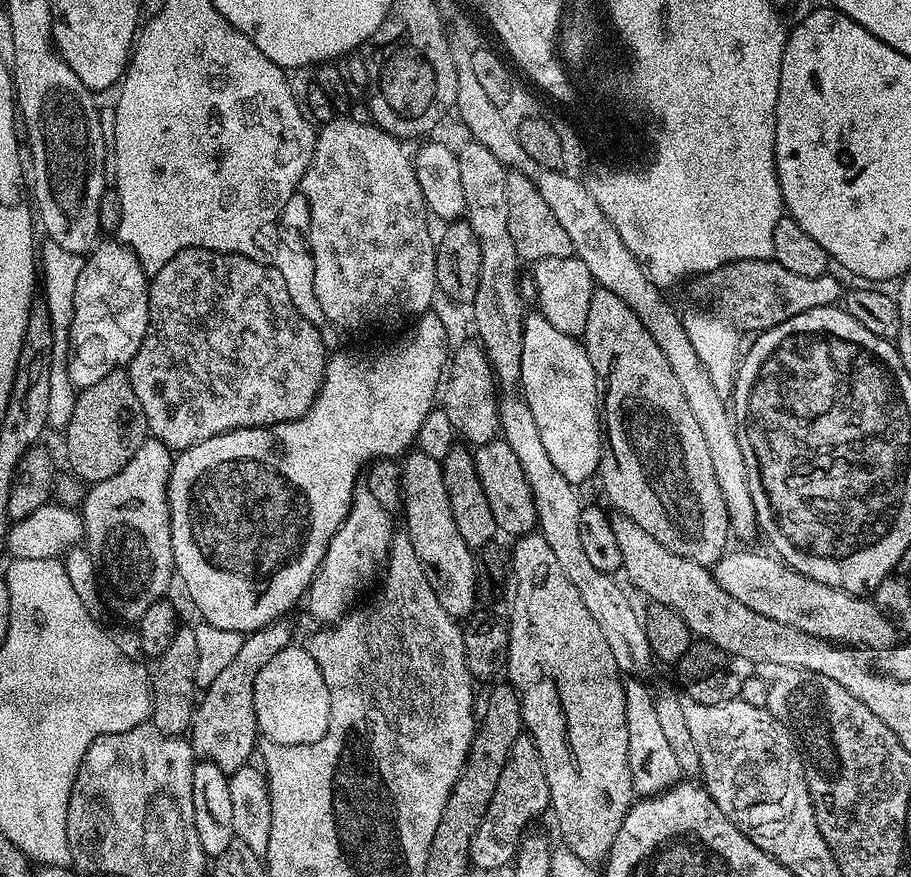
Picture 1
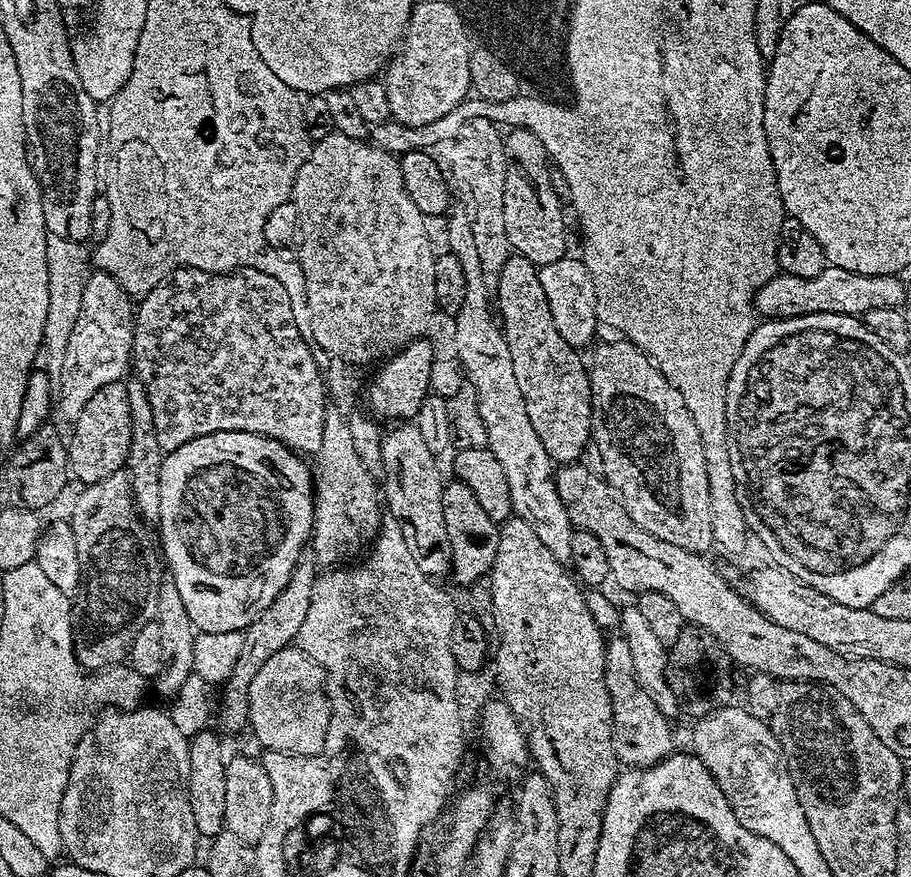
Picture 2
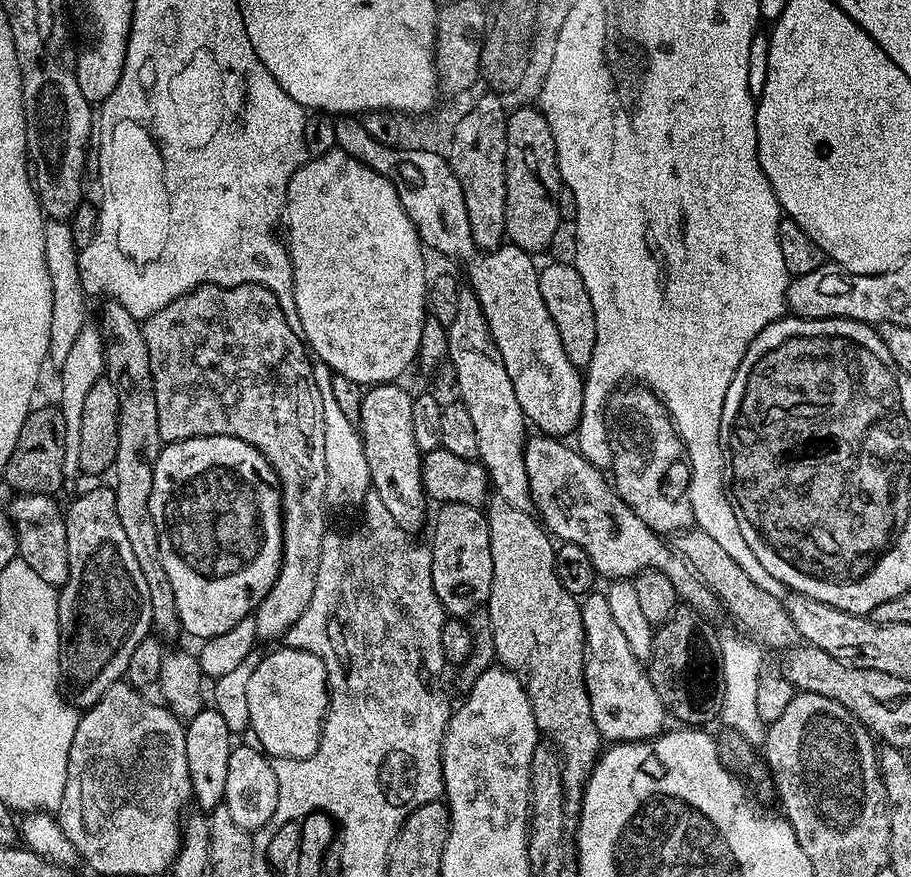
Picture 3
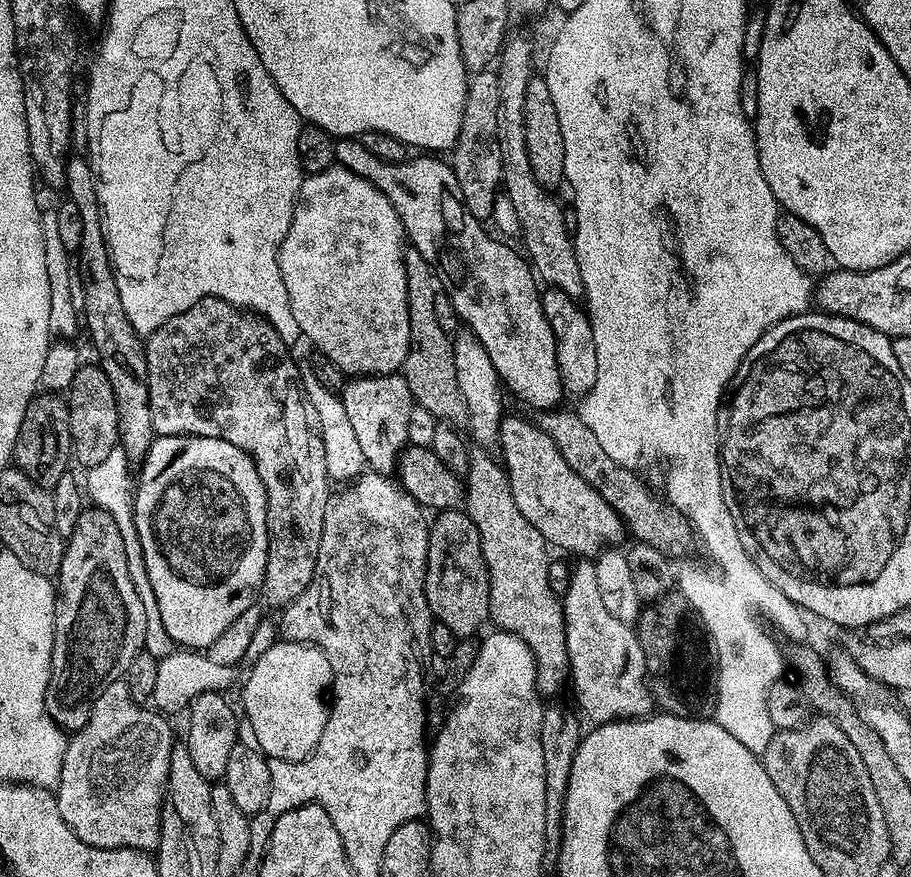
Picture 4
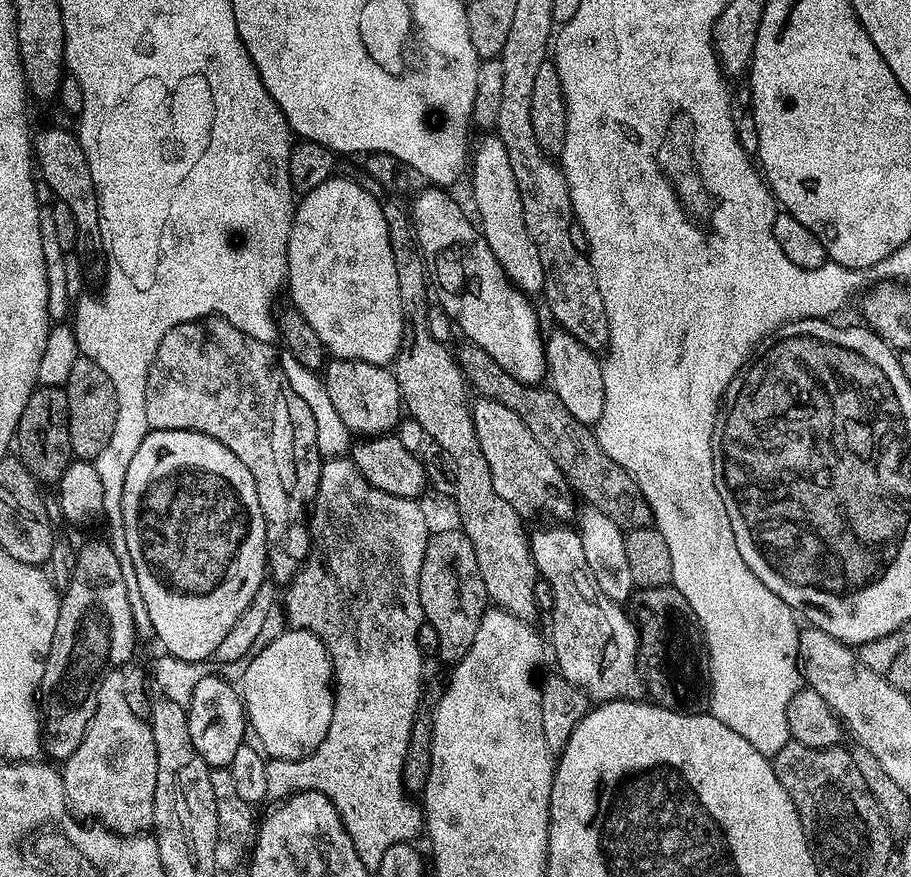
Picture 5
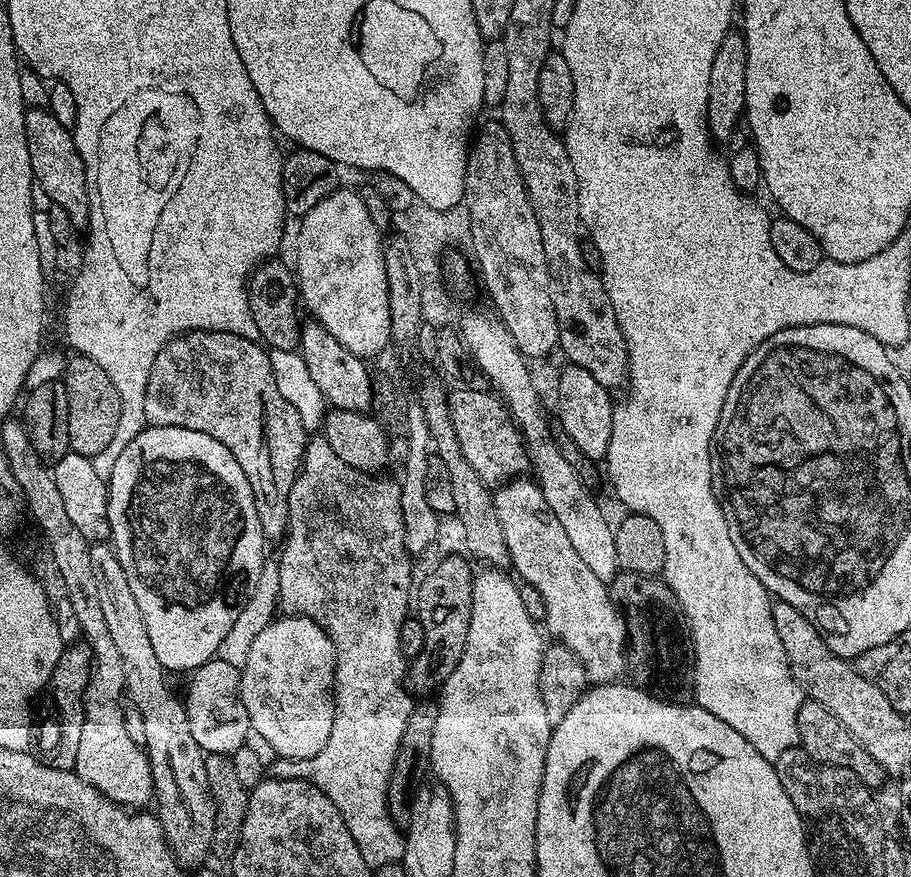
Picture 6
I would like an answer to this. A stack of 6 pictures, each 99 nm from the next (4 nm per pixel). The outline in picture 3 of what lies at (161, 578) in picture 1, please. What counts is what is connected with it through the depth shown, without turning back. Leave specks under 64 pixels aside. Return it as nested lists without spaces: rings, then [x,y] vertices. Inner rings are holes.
[[[107,486],[81,492],[66,508],[66,550],[70,570],[64,584],[58,588],[58,630],[60,631],[60,670],[63,676],[62,695],[73,708],[87,710],[93,708],[110,690],[110,686],[124,680],[126,666],[130,666],[130,654],[142,638],[153,631],[150,590],[146,578],[134,558],[133,547],[119,522],[117,493]]]

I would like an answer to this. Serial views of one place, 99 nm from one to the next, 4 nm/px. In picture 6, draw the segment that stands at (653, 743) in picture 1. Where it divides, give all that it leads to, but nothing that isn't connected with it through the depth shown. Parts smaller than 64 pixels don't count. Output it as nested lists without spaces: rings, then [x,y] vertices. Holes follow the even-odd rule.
[[[517,478],[509,480],[507,484],[499,485],[492,497],[494,510],[498,514],[498,522],[502,525],[502,534],[506,537],[506,550],[511,567],[516,567],[515,575],[525,584],[540,591],[545,599],[546,614],[543,623],[548,626],[547,635],[553,641],[566,645],[582,662],[589,681],[593,685],[610,684],[621,679],[626,672],[626,633],[624,631],[624,617],[620,609],[612,600],[609,585],[598,579],[582,562],[578,550],[570,542],[570,534],[566,534],[562,522],[554,518],[554,510],[546,506],[546,498],[542,494],[540,485],[532,478]]]

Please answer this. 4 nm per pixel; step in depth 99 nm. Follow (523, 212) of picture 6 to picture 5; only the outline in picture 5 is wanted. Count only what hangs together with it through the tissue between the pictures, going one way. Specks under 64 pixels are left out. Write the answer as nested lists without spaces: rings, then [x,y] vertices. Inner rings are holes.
[[[498,135],[481,136],[484,137],[477,144],[475,141],[470,152],[472,200],[476,203],[478,226],[509,283],[526,294],[539,293],[544,286],[541,259],[525,226],[522,198],[518,182],[514,182],[514,170],[510,170],[510,158],[506,158],[506,146],[502,146],[502,138]]]

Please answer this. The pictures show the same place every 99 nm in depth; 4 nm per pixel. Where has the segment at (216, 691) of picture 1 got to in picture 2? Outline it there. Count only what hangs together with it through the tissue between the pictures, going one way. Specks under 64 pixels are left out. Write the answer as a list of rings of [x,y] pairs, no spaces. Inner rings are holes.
[[[315,555],[301,556],[282,594],[278,594],[278,598],[274,598],[274,602],[270,602],[270,606],[266,606],[266,610],[262,610],[262,614],[258,614],[258,618],[254,618],[254,622],[250,622],[250,626],[244,629],[242,655],[234,666],[234,674],[230,674],[230,678],[225,680],[219,689],[221,692],[220,704],[218,700],[218,716],[220,712],[220,724],[226,731],[240,732],[243,728],[245,731],[248,724],[248,684],[254,682],[254,674],[262,670],[262,662],[266,662],[266,658],[274,658],[278,650],[289,647],[295,641],[298,630],[310,610],[310,598],[314,598],[317,575],[318,565]]]

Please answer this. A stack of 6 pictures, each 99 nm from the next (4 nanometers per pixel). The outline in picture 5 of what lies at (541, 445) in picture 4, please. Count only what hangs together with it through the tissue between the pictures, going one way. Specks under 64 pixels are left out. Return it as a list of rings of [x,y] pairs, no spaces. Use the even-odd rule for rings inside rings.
[[[476,398],[471,401],[472,422],[474,434],[478,436],[478,446],[482,446],[482,454],[486,457],[486,466],[490,466],[490,482],[494,482],[494,490],[502,502],[510,502],[514,510],[522,518],[528,516],[553,516],[551,519],[556,522],[568,522],[573,519],[572,500],[574,492],[564,478],[562,470],[554,464],[554,461],[546,450],[538,444],[534,435],[526,428],[522,418],[501,402],[483,398]]]

